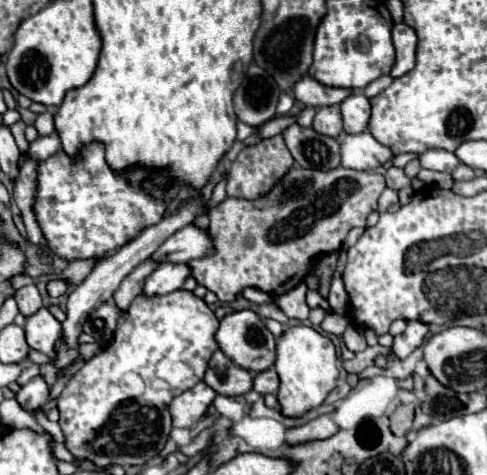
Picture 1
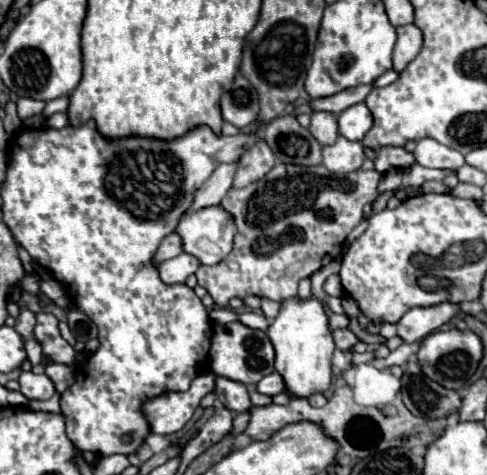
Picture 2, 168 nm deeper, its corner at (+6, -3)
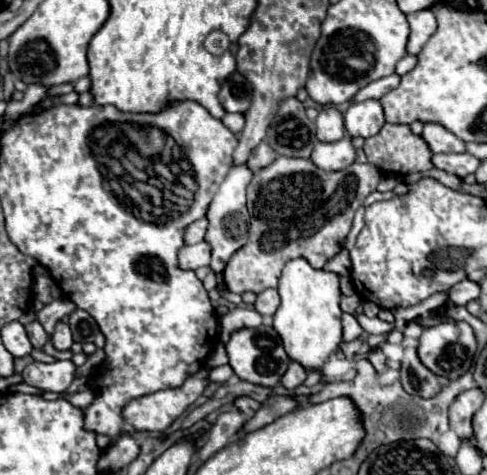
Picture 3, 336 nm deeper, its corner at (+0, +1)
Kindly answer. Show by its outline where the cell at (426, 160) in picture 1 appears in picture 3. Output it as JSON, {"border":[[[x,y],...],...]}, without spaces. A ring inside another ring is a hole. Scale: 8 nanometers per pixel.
{"border":[[[425,124],[423,126],[423,140],[427,142],[427,146],[433,154],[447,154],[447,152],[463,154],[463,152],[467,152],[465,142],[459,140],[455,134],[451,134],[449,130],[445,130],[439,124]]]}

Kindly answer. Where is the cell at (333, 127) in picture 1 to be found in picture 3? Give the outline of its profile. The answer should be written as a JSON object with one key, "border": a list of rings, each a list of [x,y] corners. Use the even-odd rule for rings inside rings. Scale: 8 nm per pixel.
{"border":[[[325,106],[317,120],[317,138],[321,142],[337,142],[345,136],[345,124],[343,124],[343,114],[335,106]]]}

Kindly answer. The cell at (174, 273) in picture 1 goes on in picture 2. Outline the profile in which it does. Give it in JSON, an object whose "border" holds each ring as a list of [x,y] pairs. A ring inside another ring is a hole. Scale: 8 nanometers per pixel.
{"border":[[[183,252],[177,258],[169,258],[169,260],[161,262],[159,274],[165,284],[177,284],[177,282],[185,282],[187,276],[197,272],[199,266],[201,266],[201,262],[195,256]]]}

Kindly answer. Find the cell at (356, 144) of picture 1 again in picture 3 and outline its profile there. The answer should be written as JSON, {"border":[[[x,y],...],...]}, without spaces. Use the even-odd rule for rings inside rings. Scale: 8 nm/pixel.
{"border":[[[349,136],[337,140],[337,142],[317,142],[315,150],[311,154],[311,160],[321,168],[321,170],[343,170],[351,166],[357,158],[355,146]]]}

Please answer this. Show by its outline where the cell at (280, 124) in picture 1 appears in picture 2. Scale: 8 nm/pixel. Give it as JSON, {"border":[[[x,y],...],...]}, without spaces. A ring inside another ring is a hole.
{"border":[[[87,120],[83,126],[65,126],[61,130],[55,128],[47,128],[47,130],[21,130],[13,136],[11,140],[11,148],[9,148],[9,164],[7,164],[7,174],[5,180],[1,184],[1,210],[3,210],[3,222],[7,224],[7,228],[11,230],[11,236],[15,240],[15,244],[23,246],[29,256],[33,260],[39,262],[41,268],[45,268],[57,282],[63,282],[63,286],[67,288],[73,304],[77,310],[81,310],[83,314],[87,314],[99,328],[99,340],[101,346],[97,348],[97,352],[93,352],[85,364],[85,368],[81,368],[75,376],[75,382],[71,388],[67,388],[61,396],[61,412],[67,418],[67,436],[69,440],[77,446],[77,450],[85,452],[95,452],[101,456],[109,456],[109,454],[135,454],[139,450],[139,446],[143,444],[145,436],[151,432],[149,424],[141,412],[141,406],[145,404],[145,400],[151,400],[163,392],[171,392],[171,390],[189,390],[191,380],[205,370],[207,364],[207,352],[209,352],[209,344],[211,344],[211,334],[213,334],[213,326],[209,320],[209,314],[203,306],[203,302],[199,300],[199,296],[185,284],[165,284],[159,278],[157,266],[153,264],[153,256],[161,244],[161,240],[175,232],[181,216],[191,208],[193,204],[193,196],[197,192],[197,188],[203,186],[203,182],[213,174],[213,170],[221,164],[221,162],[235,162],[245,150],[249,150],[249,146],[253,146],[253,142],[257,142],[255,134],[237,134],[237,136],[219,136],[215,134],[209,126],[201,124],[195,126],[193,130],[189,130],[183,136],[177,136],[173,140],[159,140],[159,138],[145,138],[145,136],[127,136],[127,138],[105,138],[93,120]]]}

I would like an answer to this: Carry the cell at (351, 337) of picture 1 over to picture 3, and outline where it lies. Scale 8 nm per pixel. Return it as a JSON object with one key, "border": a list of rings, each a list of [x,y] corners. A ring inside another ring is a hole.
{"border":[[[343,314],[341,320],[343,320],[343,340],[345,342],[351,342],[351,340],[355,340],[355,338],[365,334],[363,328],[359,326],[359,322],[351,314]]]}

